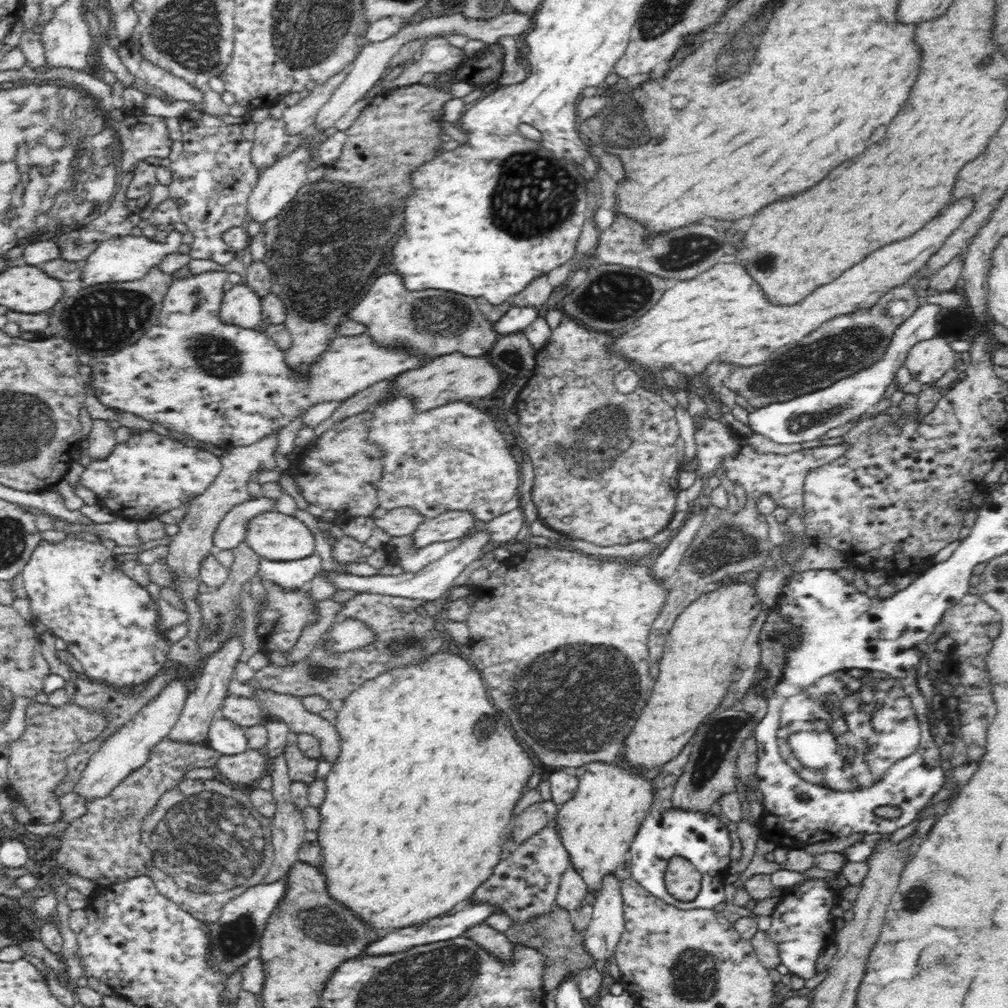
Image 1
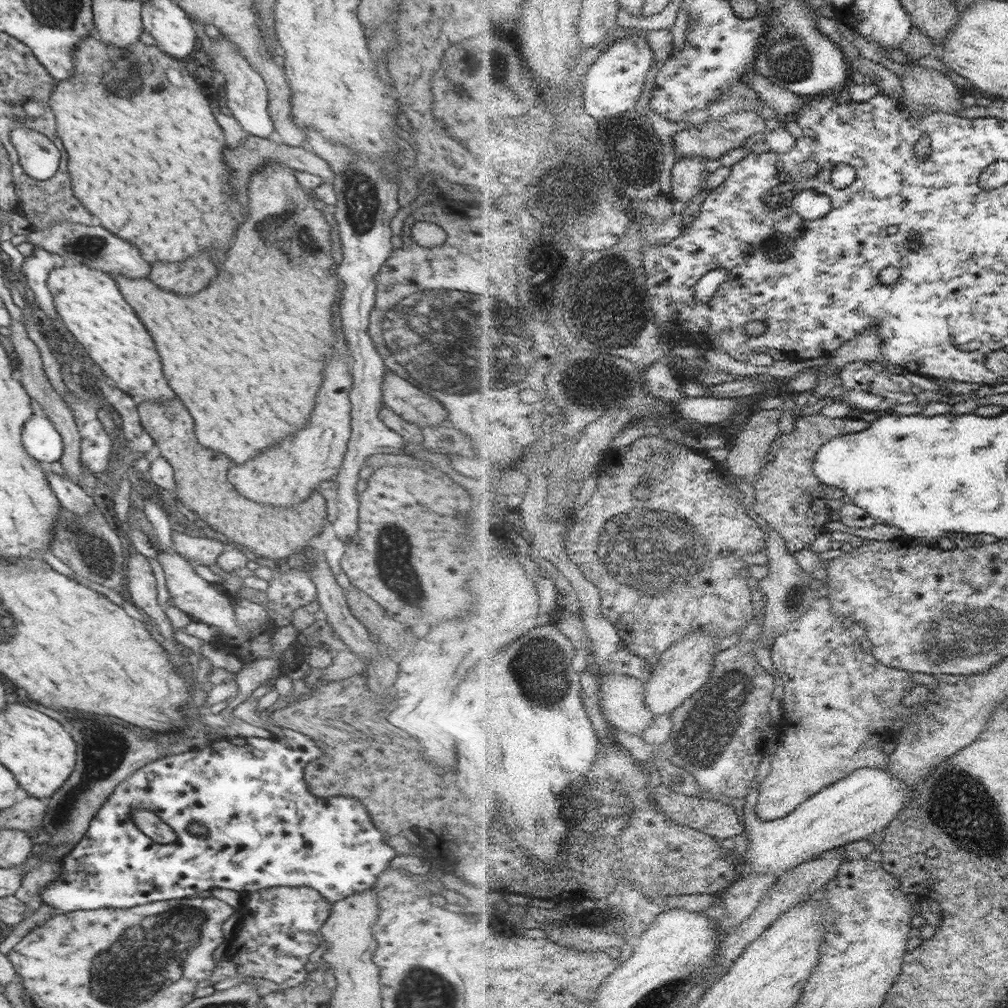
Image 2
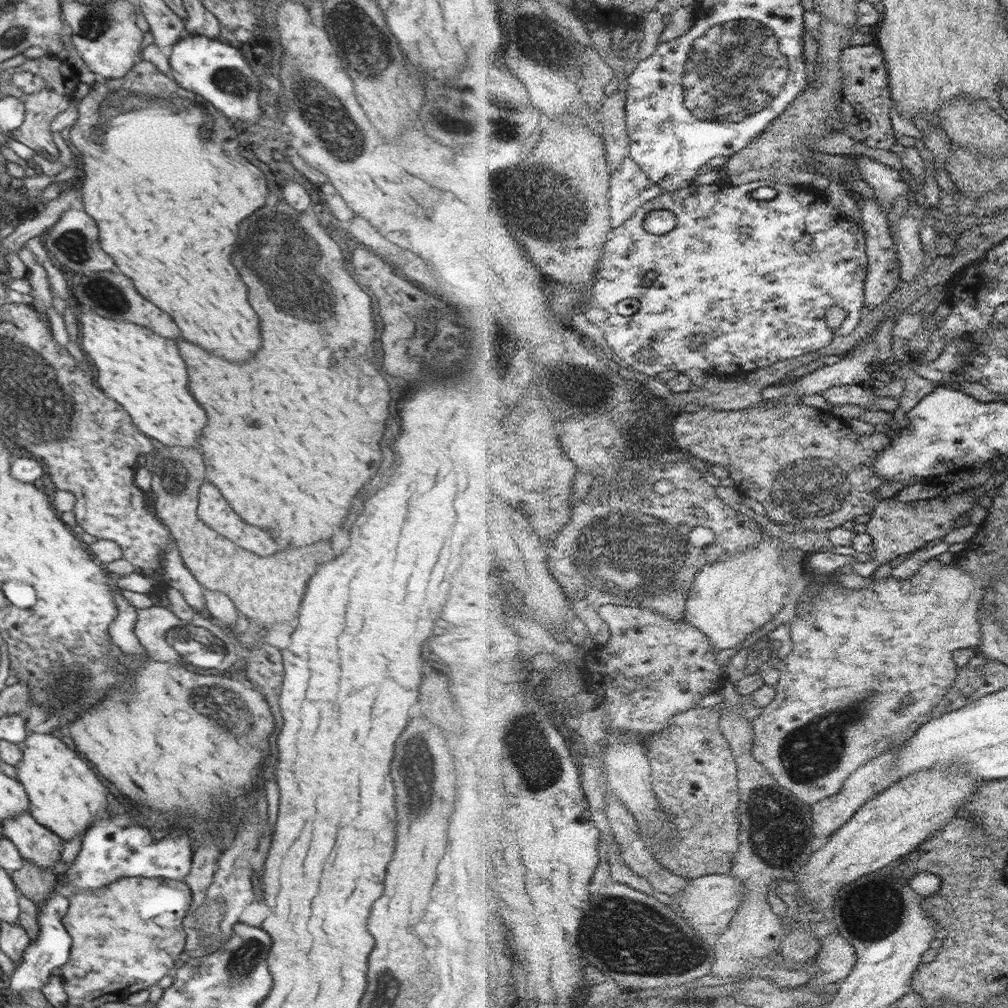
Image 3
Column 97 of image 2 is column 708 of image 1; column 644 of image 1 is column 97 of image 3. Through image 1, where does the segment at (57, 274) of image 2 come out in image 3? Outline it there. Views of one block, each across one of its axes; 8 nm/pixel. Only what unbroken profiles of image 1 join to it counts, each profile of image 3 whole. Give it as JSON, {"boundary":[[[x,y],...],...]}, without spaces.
{"boundary":[[[90,309],[84,313],[77,311],[77,318],[78,330],[82,335],[82,338],[80,337],[82,342],[79,346],[83,352],[86,352],[86,355],[92,358],[98,370],[97,381],[102,392],[126,411],[140,433],[157,444],[196,448],[198,436],[202,428],[206,426],[206,412],[188,392],[188,370],[186,370],[184,360],[178,354],[176,342],[168,338],[160,338],[158,334],[152,334],[150,330],[144,330],[142,326],[136,326],[132,322],[100,316],[97,311]]]}

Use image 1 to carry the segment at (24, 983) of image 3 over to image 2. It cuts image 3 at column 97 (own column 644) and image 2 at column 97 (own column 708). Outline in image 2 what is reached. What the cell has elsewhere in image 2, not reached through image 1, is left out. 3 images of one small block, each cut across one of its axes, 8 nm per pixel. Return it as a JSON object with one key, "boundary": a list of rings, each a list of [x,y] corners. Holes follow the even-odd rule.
{"boundary":[[[285,729],[282,731],[282,739],[278,740],[270,735],[264,738],[250,737],[248,739],[242,737],[220,737],[215,741],[211,740],[202,749],[192,748],[190,751],[162,757],[148,763],[146,766],[139,768],[132,776],[123,780],[92,817],[84,836],[62,859],[63,872],[57,876],[55,882],[51,882],[49,886],[45,886],[41,890],[40,906],[46,904],[52,907],[55,913],[50,918],[54,918],[54,916],[78,910],[81,912],[94,912],[97,909],[133,908],[137,905],[144,905],[147,903],[142,899],[142,892],[146,892],[146,898],[152,896],[154,892],[162,892],[161,900],[170,900],[196,897],[199,892],[204,892],[204,890],[212,891],[215,888],[234,890],[234,892],[245,896],[250,893],[254,894],[257,890],[283,886],[305,886],[309,889],[314,889],[320,895],[320,898],[324,898],[326,902],[334,904],[344,900],[344,898],[363,893],[363,890],[372,889],[379,875],[389,866],[390,860],[397,856],[396,851],[384,841],[385,835],[373,825],[368,811],[360,801],[353,797],[342,795],[324,798],[310,793],[304,781],[304,768],[306,768],[309,761],[316,760],[320,756],[322,756],[322,749],[316,746],[309,736],[294,730]],[[142,807],[154,811],[166,824],[172,827],[172,830],[176,833],[176,842],[172,844],[157,843],[155,840],[148,838],[134,824],[131,814],[136,809],[141,809]],[[190,822],[200,822],[200,824],[206,826],[209,832],[208,835],[198,837],[190,834],[188,831],[188,824]],[[120,890],[122,892],[128,890],[128,896],[126,898],[116,896],[116,892],[120,892]]]}

